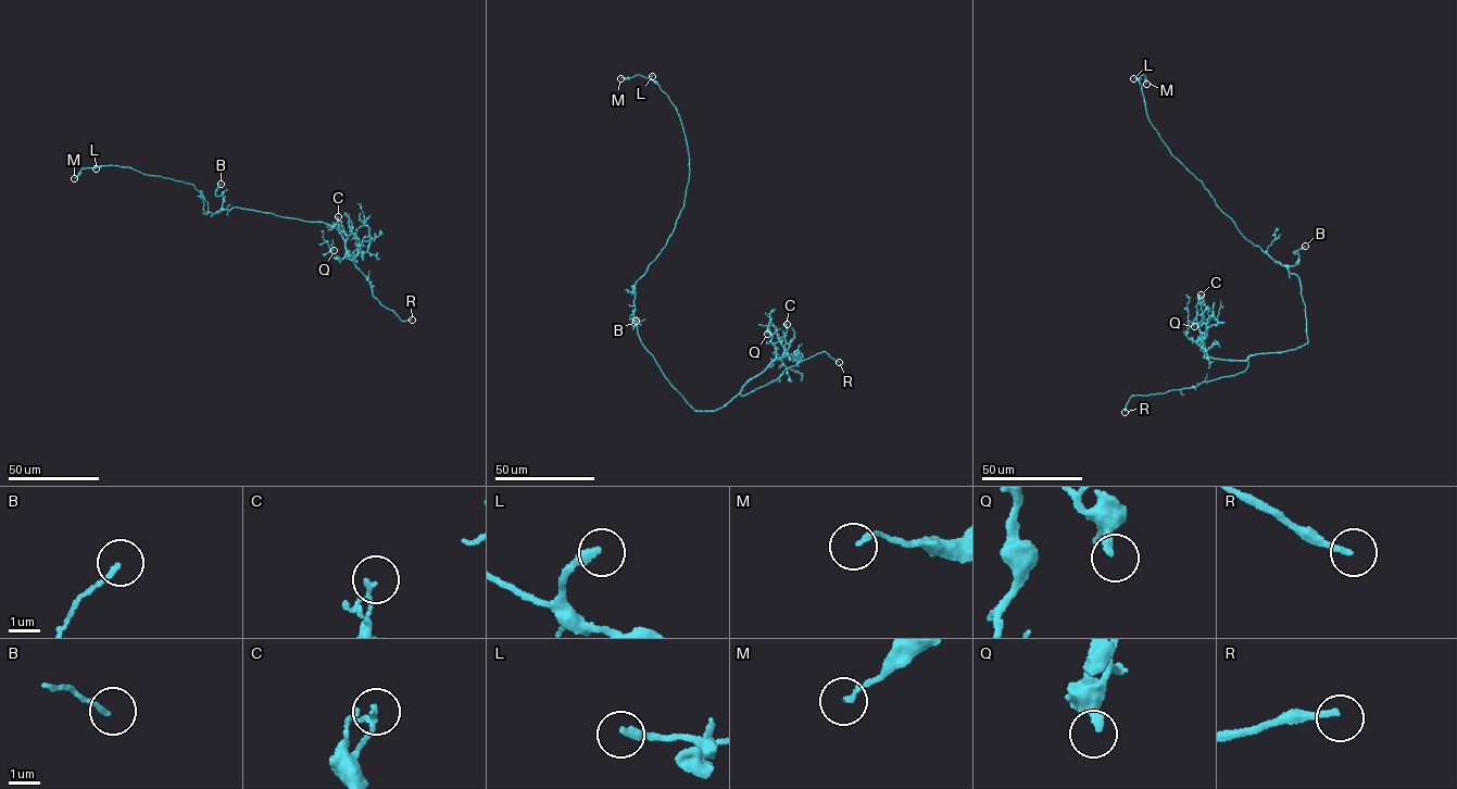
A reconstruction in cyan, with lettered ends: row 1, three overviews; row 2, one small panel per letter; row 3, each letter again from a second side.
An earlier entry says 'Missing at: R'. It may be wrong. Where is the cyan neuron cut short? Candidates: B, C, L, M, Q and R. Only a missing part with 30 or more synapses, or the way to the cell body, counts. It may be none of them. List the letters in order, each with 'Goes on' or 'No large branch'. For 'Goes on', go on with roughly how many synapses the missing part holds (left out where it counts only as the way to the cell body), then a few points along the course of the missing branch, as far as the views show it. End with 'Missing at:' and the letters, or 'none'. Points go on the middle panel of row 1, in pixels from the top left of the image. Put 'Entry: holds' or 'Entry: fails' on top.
Entry: fails
B: No large branch
C: No large branch
L: Goes on. Roughly 40 synapses. Course of what is missing: (652, 76), (655, 74), (648, 69), (653, 57)
M: No large branch
Q: No large branch
R: Goes on. Course of what is missing: (839, 362), (861, 373), (875, 389)
Missing at: L, R

